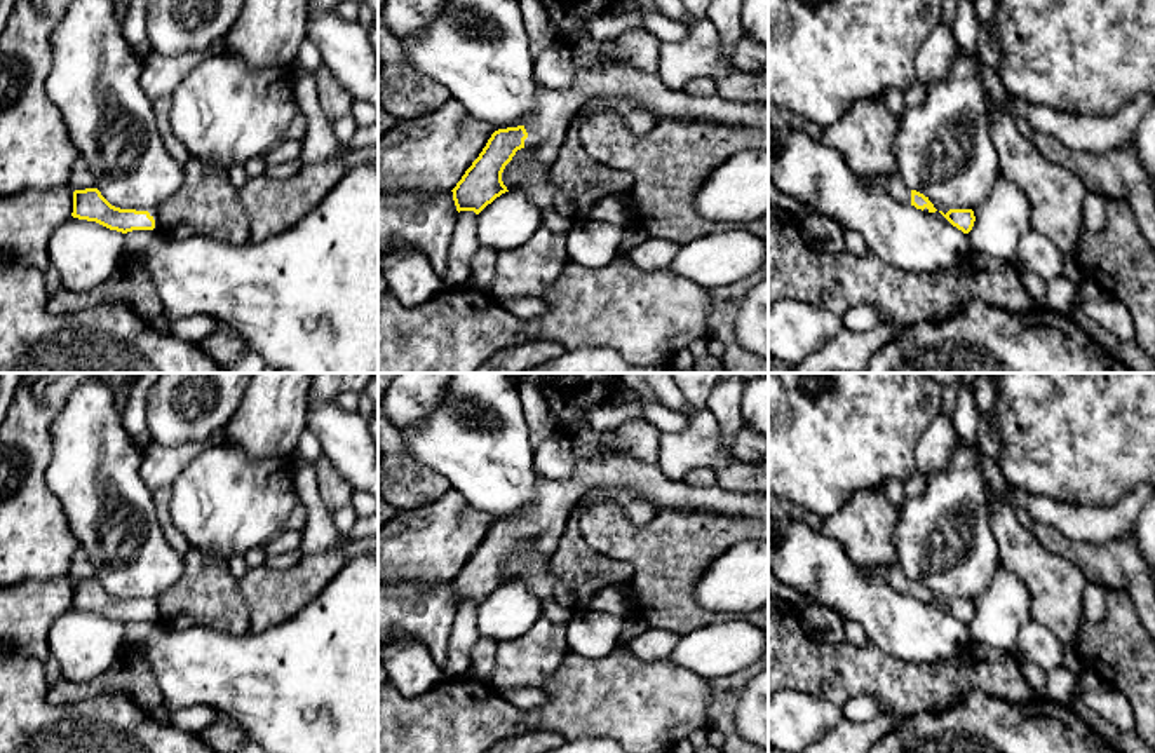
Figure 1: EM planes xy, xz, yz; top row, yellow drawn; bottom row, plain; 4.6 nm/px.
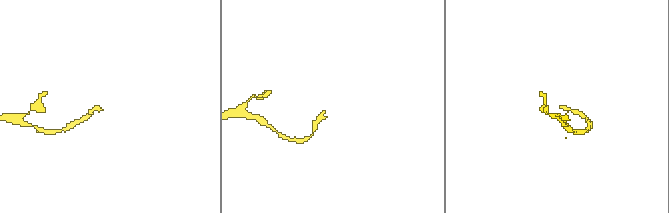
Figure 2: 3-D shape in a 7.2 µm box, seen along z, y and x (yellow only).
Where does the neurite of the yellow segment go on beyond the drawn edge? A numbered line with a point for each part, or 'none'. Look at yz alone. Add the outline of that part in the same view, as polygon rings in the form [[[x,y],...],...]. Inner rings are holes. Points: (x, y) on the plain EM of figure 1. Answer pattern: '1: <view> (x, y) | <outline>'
1: yz (894, 576) | [[[861,565],[861,568],[868,573],[875,573],[881,580],[885,580],[897,593],[911,594],[911,579],[906,577],[906,573],[902,572],[902,568],[899,565],[890,565],[890,566],[866,566],[866,565]]]

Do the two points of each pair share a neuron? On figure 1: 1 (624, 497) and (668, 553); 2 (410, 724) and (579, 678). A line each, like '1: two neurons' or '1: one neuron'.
1: two neurons
2: one neuron

